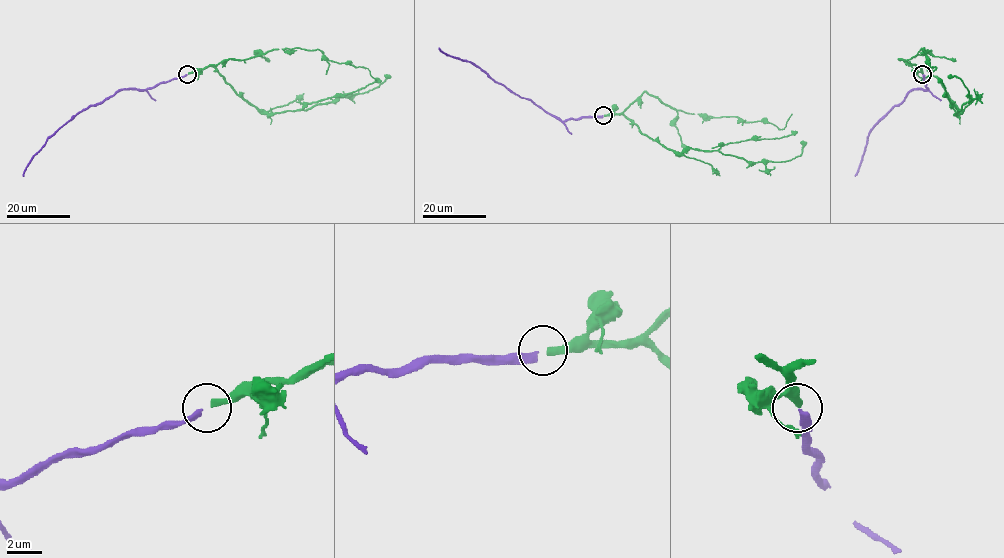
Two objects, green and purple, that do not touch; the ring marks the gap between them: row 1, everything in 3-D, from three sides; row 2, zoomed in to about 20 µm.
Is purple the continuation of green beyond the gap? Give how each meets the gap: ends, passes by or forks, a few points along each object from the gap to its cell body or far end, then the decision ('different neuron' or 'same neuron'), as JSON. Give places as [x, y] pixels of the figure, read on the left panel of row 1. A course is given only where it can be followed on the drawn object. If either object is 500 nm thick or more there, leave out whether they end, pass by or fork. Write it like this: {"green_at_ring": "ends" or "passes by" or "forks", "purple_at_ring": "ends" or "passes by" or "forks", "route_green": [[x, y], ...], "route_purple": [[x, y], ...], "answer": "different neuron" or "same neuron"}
{"green_at_ring": "ends", "purple_at_ring": "ends", "route_green": [[188, 74], [212, 66], [237, 93], [268, 112], [311, 109], [364, 93], [378, 87], [387, 77]], "route_purple": [[186, 74], [145, 89], [120, 89], [78, 112], [47, 139], [24, 176]], "answer": "same neuron"}

